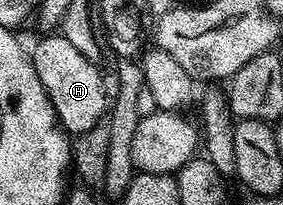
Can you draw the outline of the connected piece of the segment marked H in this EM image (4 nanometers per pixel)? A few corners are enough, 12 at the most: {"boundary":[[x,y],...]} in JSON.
{"boundary":[[62,33],[30,51],[68,135],[100,125],[100,67]]}

